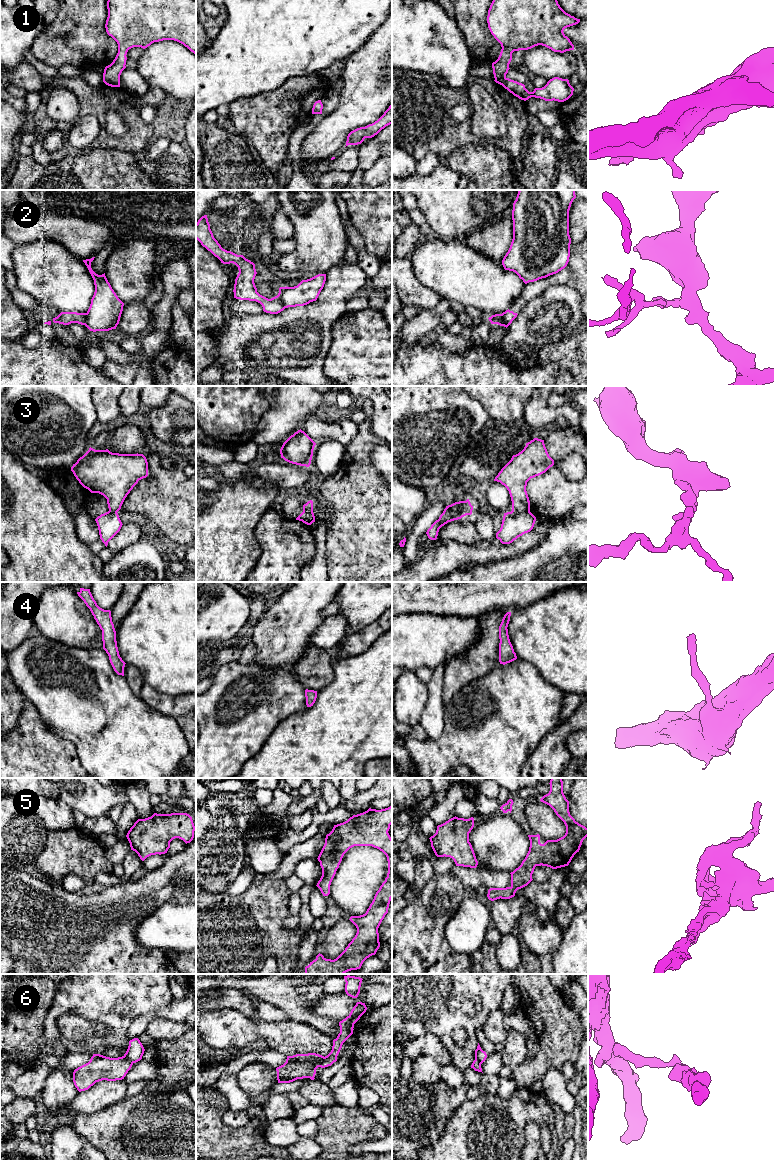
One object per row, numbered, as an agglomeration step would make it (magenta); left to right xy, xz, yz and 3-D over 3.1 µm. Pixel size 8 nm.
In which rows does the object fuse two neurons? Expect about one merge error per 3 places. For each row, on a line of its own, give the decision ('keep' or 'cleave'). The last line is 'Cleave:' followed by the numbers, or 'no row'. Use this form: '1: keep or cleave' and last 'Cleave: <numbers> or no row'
1: keep
2: cleave
3: cleave
4: keep
5: keep
6: cleave
Cleave: 2, 3, 6

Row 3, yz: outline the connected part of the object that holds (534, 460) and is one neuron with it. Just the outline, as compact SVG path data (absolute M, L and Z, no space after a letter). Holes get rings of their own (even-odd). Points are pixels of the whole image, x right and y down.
M538 438L526 443L521 452L512 456L494 479L509 491L512 511L530 511L530 501L526 491L527 482L545 473L553 465L554 460L547 452L544 440Z

